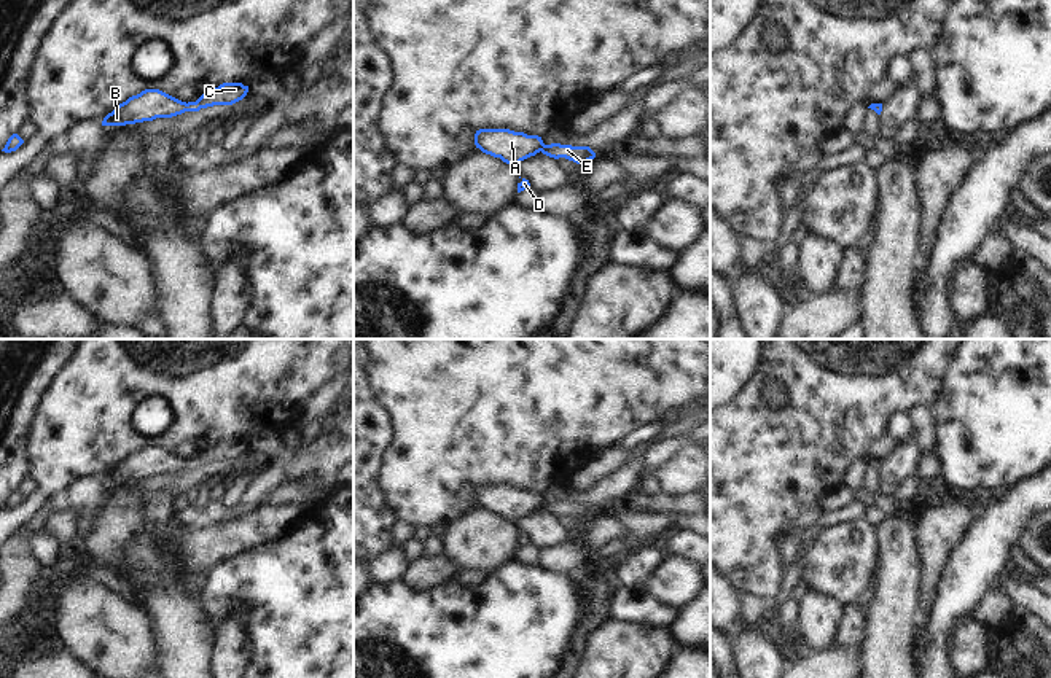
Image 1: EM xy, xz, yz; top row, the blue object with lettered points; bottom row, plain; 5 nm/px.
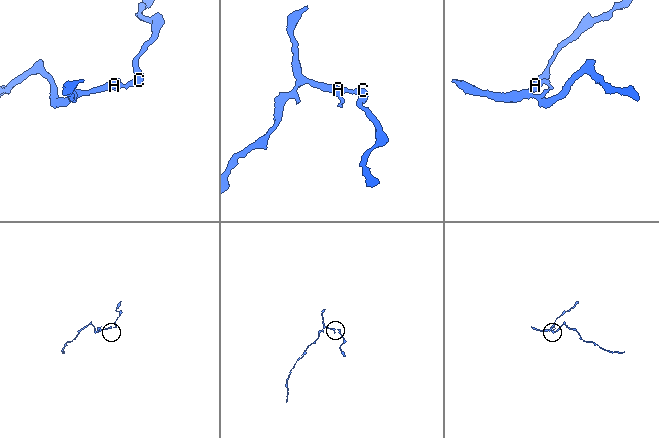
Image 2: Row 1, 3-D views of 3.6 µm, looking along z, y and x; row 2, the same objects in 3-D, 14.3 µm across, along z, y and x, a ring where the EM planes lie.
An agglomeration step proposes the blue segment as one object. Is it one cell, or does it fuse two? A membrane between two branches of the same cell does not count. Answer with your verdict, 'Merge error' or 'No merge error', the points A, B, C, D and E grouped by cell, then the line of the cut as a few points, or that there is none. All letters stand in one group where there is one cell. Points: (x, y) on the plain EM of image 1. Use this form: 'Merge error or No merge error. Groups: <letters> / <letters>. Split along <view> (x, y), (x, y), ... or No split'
No merge error. Groups: A B C D E. No split.

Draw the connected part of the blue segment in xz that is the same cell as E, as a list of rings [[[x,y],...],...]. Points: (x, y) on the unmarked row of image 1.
[[[479,485],[475,490],[475,501],[483,509],[500,514],[511,524],[518,524],[521,517],[535,512],[540,508],[549,514],[565,514],[576,520],[583,520],[596,514],[596,509],[589,503],[561,500],[545,501],[538,492],[527,492],[510,485]]]

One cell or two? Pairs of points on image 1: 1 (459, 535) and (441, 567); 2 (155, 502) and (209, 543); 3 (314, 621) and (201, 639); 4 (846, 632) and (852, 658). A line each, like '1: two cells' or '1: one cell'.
1: two cells
2: one cell
3: two cells
4: two cells

